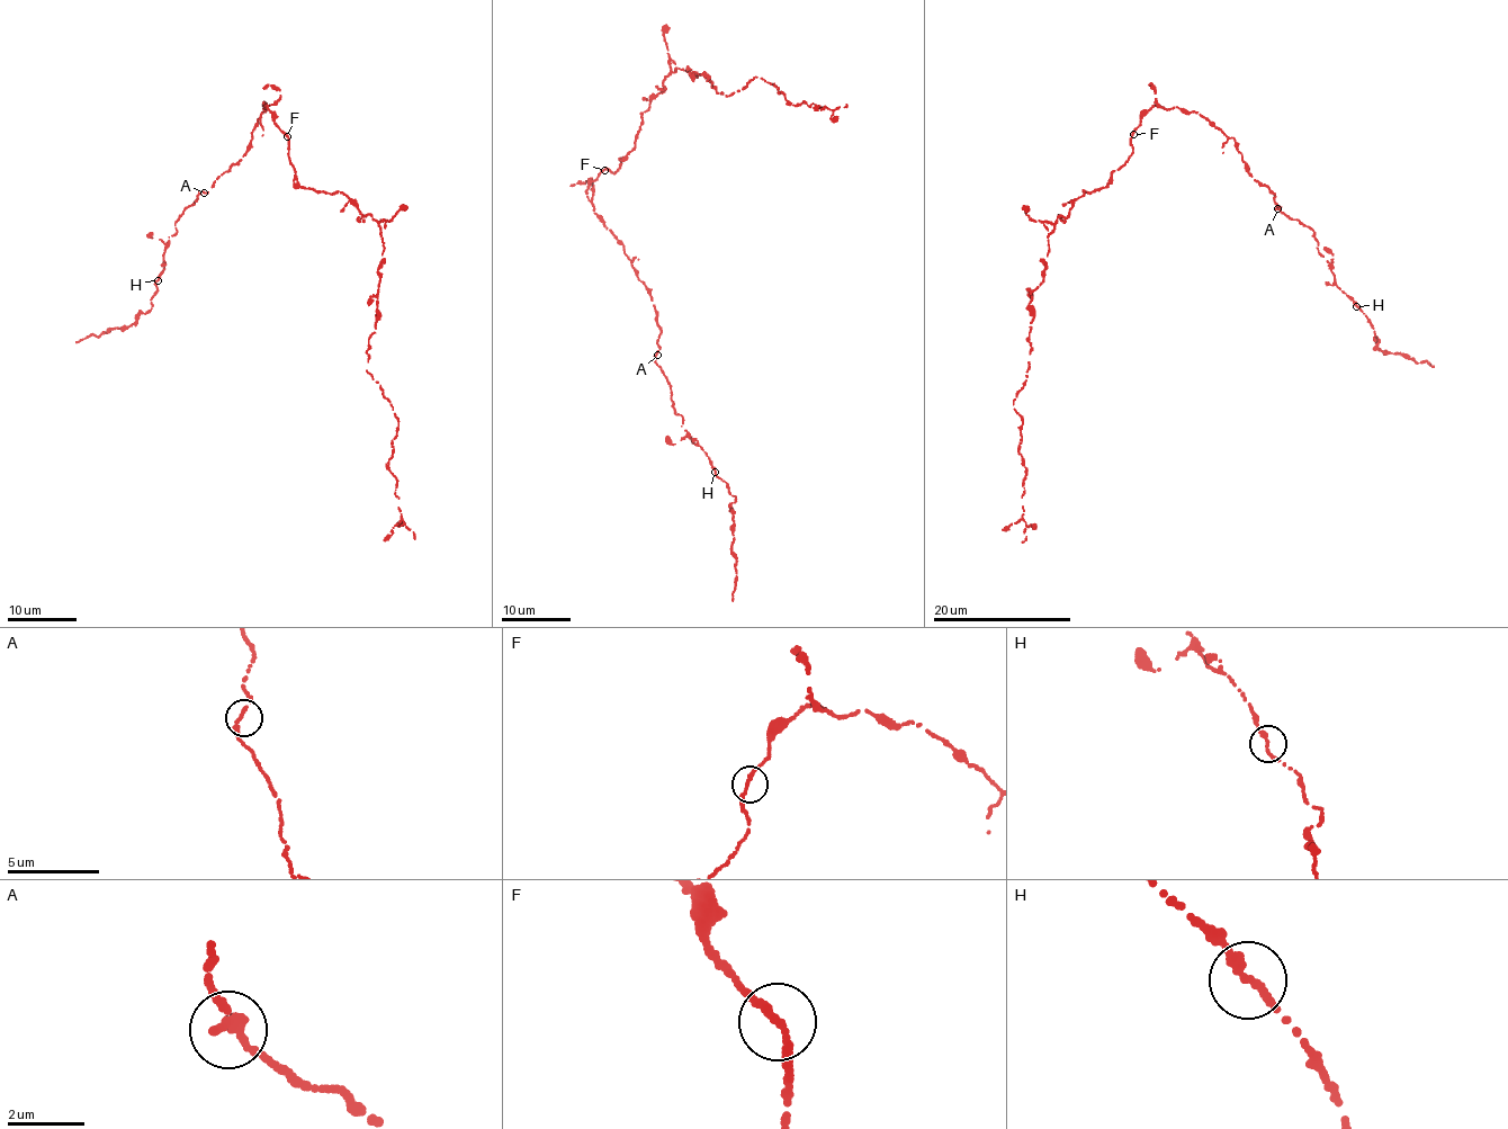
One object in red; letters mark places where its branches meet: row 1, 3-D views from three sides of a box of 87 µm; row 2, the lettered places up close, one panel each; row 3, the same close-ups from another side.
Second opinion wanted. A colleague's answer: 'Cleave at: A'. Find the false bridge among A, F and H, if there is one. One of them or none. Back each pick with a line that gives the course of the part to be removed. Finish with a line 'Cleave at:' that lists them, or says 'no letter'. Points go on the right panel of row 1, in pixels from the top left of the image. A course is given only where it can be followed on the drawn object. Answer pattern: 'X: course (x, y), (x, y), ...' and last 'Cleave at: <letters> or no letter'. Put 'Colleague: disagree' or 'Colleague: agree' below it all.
Cleave at: no letter
Colleague: disagree

